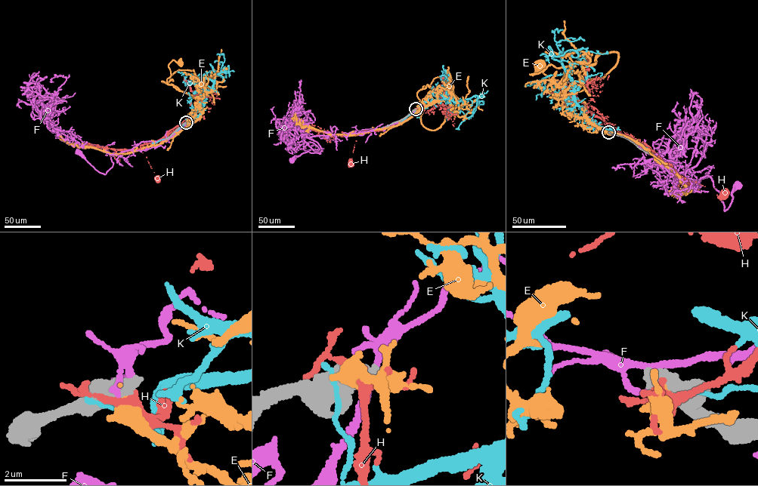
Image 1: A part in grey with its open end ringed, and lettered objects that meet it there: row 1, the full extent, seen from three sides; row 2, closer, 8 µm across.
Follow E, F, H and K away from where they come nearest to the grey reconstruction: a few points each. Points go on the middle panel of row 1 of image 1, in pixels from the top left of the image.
E: (416, 109), (417, 112), (433, 102), (440, 103), (430, 86), (422, 87), (437, 77), (446, 78)
F: (416, 109), (401, 122), (382, 127), (312, 136), (309, 138), (318, 144), (320, 153), (307, 152), (292, 161)
H: (416, 109), (415, 116), (407, 116), (381, 130), (357, 133), (350, 159), (351, 163)
K: (415, 109), (419, 111), (437, 99), (456, 102), (480, 96), (468, 117), (460, 111), (445, 115)

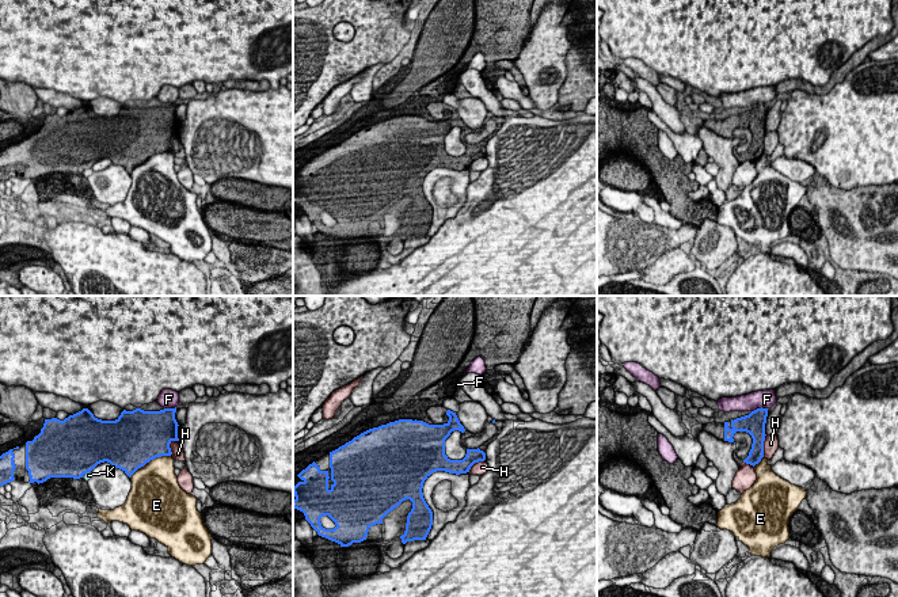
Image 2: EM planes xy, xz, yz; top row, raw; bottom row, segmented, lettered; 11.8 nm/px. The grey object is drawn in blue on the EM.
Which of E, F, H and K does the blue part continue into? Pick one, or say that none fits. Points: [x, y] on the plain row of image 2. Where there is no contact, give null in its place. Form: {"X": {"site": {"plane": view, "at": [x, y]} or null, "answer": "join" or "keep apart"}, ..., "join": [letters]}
{"E": {"site": {"plane": "xy", "at": [149, 156]}, "answer": "keep apart"}, "F": {"site": {"plane": "yz", "at": [758, 105]}, "answer": "keep apart"}, "H": {"site": {"plane": "xy", "at": [168, 141]}, "answer": "keep apart"}, "K": {"site": {"plane": "xy", "at": [86, 168]}, "answer": "keep apart"}, "join": []}

